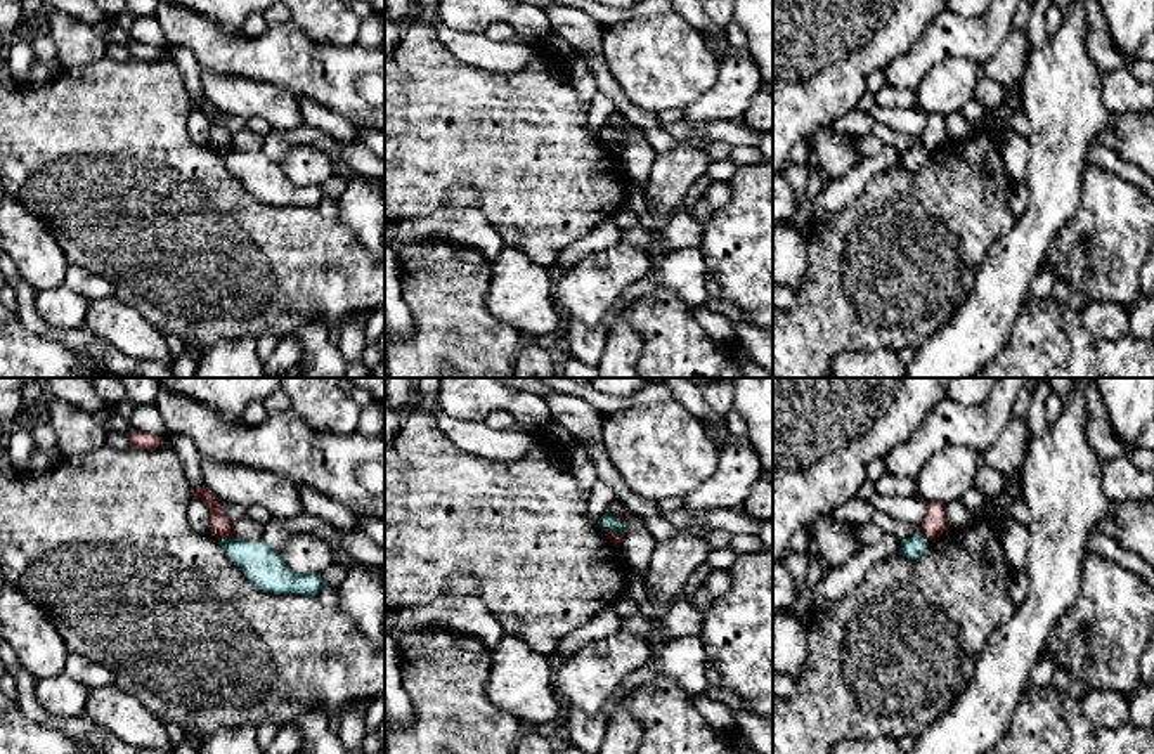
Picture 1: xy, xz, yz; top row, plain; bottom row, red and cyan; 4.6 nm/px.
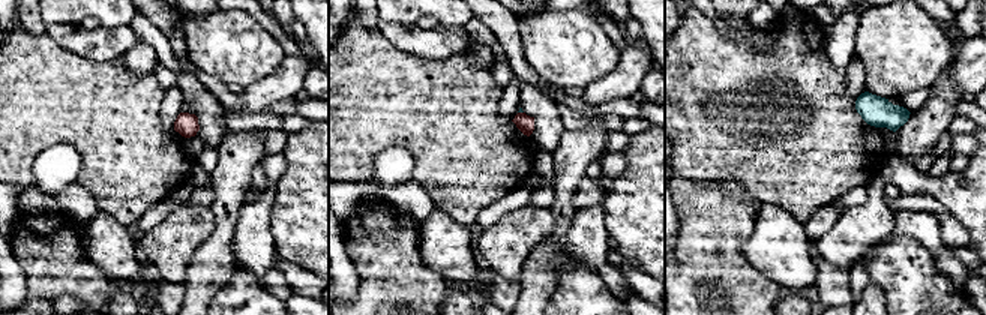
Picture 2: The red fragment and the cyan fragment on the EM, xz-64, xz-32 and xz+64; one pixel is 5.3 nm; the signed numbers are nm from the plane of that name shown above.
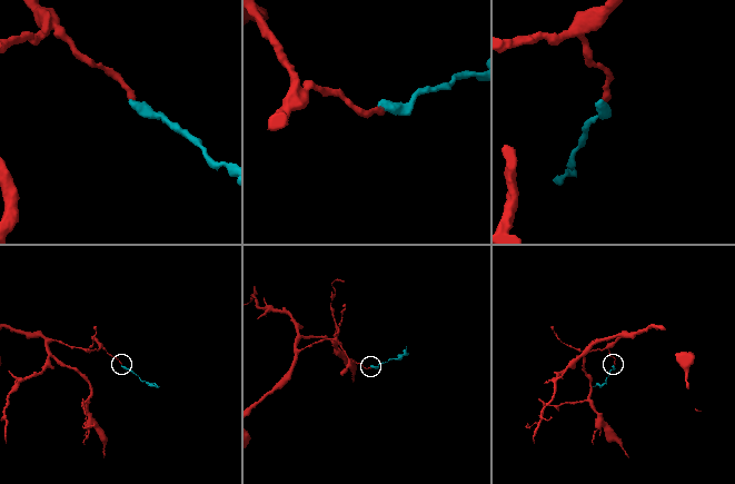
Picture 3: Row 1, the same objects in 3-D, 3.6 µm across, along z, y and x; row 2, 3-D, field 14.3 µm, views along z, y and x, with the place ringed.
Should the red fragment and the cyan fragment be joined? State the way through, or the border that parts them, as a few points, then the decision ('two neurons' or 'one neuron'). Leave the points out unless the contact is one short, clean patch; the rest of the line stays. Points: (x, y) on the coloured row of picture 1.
along xz (605, 529), (622, 534) | two neurons

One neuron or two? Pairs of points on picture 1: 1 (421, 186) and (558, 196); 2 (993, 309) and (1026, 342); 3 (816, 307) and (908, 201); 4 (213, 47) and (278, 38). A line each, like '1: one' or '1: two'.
1: one
2: two
3: one
4: one

